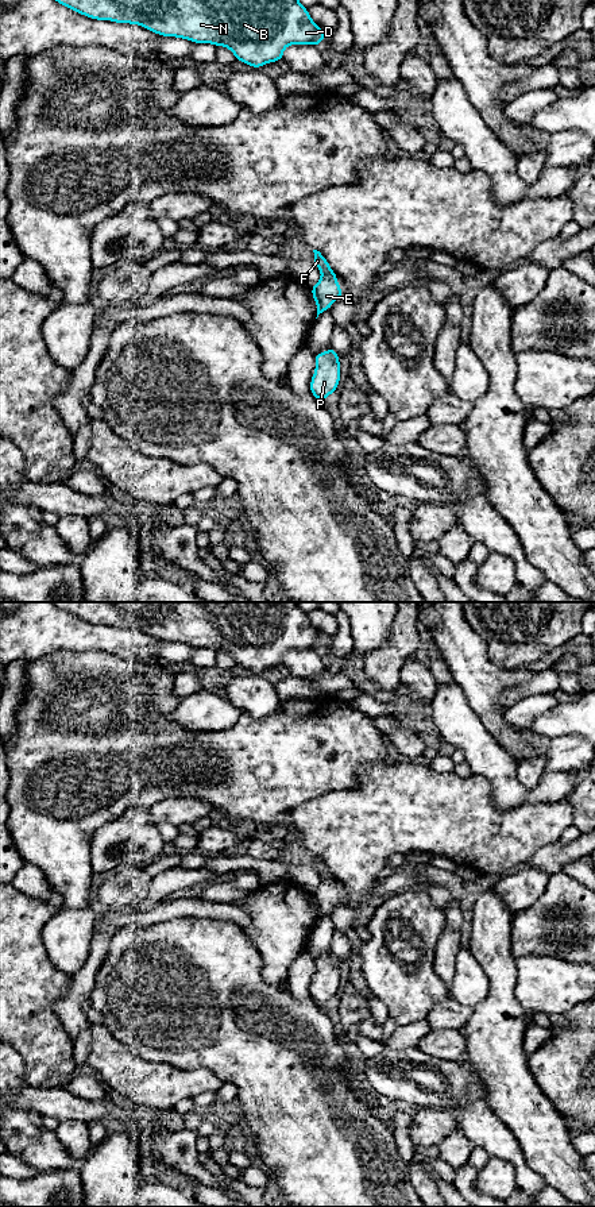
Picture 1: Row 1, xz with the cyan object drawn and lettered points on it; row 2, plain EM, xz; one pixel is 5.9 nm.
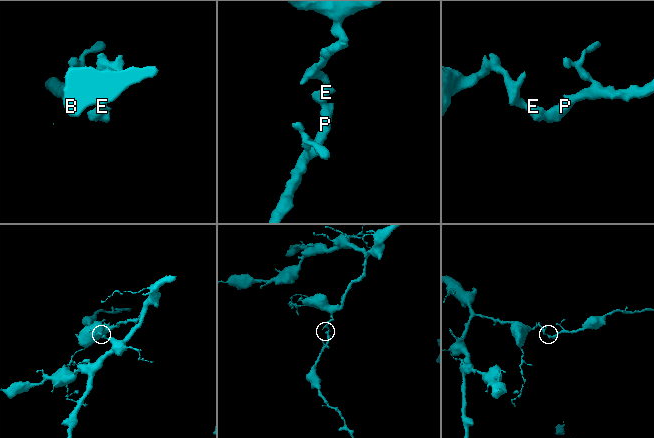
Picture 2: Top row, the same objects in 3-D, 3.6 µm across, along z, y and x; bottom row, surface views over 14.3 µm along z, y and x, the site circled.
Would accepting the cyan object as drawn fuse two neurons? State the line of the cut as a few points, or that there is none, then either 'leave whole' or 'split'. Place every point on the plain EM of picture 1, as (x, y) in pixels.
no cut | leave whole

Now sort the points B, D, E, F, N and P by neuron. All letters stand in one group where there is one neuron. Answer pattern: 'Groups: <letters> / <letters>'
Groups: B D E F N P

